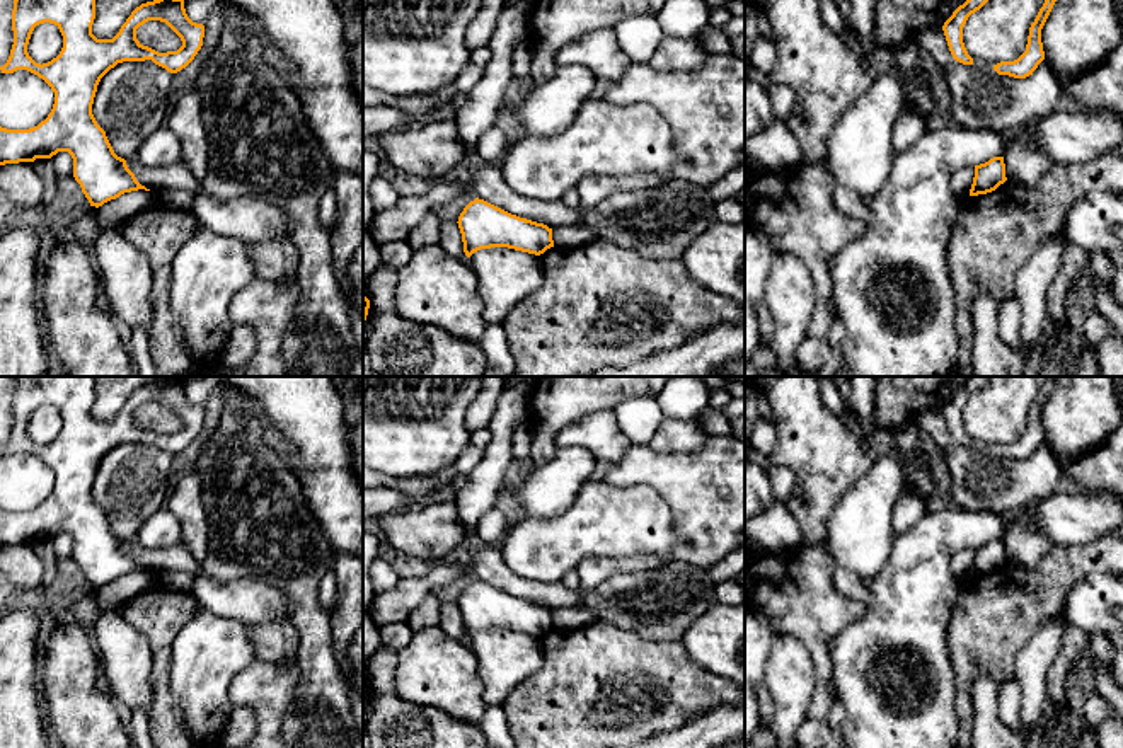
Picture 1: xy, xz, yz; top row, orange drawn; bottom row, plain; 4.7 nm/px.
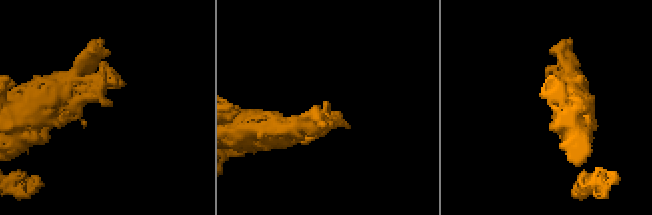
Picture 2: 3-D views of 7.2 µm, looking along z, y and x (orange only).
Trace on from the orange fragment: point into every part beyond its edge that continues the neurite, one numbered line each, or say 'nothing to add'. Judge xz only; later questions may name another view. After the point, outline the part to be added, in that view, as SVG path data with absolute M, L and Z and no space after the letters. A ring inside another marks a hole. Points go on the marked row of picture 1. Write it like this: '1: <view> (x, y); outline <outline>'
nothing to add

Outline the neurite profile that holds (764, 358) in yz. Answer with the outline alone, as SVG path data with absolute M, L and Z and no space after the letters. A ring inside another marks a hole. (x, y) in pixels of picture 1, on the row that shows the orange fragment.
M758 339L758 346L745 363L745 377L760 377L765 370L777 370L779 361L770 344Z

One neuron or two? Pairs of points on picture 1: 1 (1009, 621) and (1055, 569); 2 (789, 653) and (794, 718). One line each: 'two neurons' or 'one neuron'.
1: one neuron
2: one neuron

